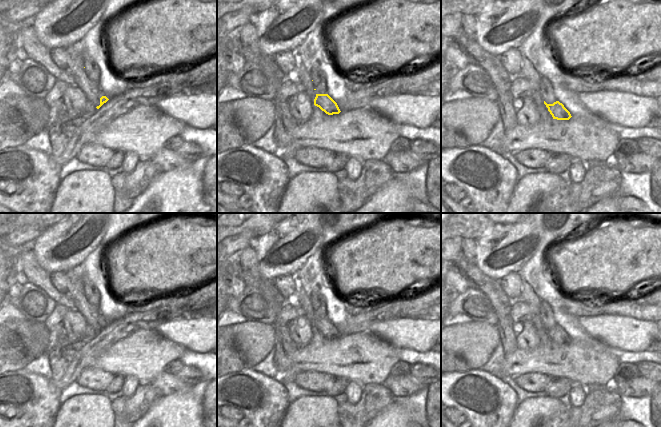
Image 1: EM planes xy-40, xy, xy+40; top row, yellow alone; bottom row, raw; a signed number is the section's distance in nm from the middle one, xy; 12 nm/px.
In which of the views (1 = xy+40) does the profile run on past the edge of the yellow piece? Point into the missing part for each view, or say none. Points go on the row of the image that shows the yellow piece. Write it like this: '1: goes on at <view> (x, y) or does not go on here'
1: does not go on here

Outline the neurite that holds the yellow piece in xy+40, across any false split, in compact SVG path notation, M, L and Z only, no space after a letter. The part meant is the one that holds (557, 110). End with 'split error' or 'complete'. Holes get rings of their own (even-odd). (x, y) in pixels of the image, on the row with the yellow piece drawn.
M544 101L544 104L548 108L548 111L552 115L553 119L569 120L572 117L570 112L559 101L556 101L553 104L547 104Z | complete

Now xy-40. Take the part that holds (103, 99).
M82 40L66 48L68 61L66 69L74 76L76 86L85 94L89 108L99 109L109 99L101 92L100 84L92 82L84 68Z | split error

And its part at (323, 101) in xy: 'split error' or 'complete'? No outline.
split error

